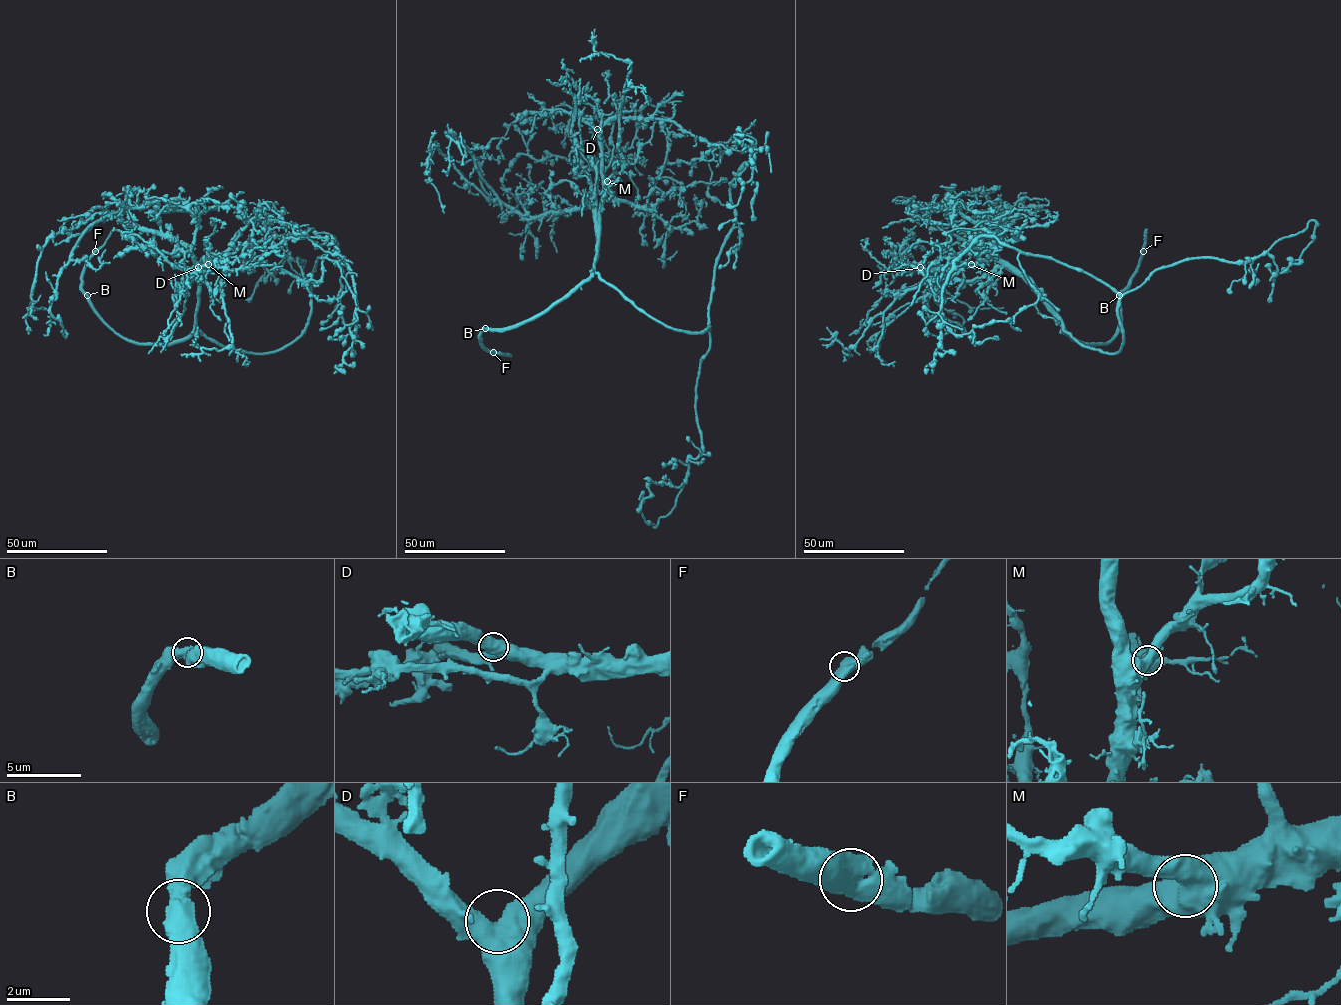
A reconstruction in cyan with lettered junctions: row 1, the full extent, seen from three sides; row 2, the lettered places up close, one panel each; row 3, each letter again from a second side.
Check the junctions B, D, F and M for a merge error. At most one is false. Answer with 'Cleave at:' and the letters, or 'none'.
Cleave at: none

